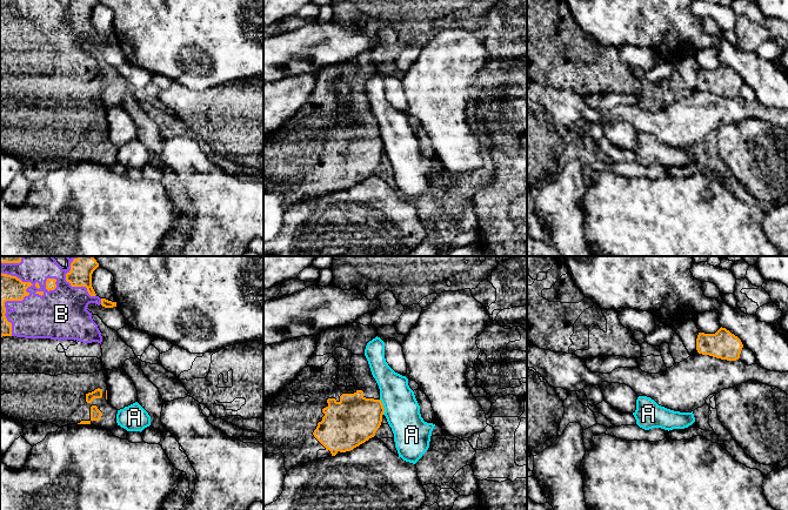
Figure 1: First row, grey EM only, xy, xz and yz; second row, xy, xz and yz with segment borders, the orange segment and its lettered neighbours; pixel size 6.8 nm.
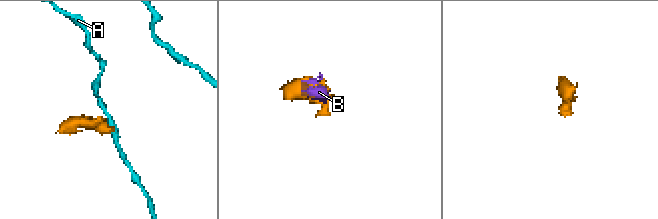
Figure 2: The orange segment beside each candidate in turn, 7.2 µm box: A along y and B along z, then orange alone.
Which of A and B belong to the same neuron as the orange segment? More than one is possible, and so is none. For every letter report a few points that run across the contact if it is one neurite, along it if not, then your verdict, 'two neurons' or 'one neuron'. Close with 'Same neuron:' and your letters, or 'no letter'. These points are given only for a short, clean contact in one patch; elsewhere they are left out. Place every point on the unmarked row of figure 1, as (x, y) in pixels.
A: line xz (380, 135), (384, 142), (384, 151); two neurons
B: one neuron
Same neuron: B

